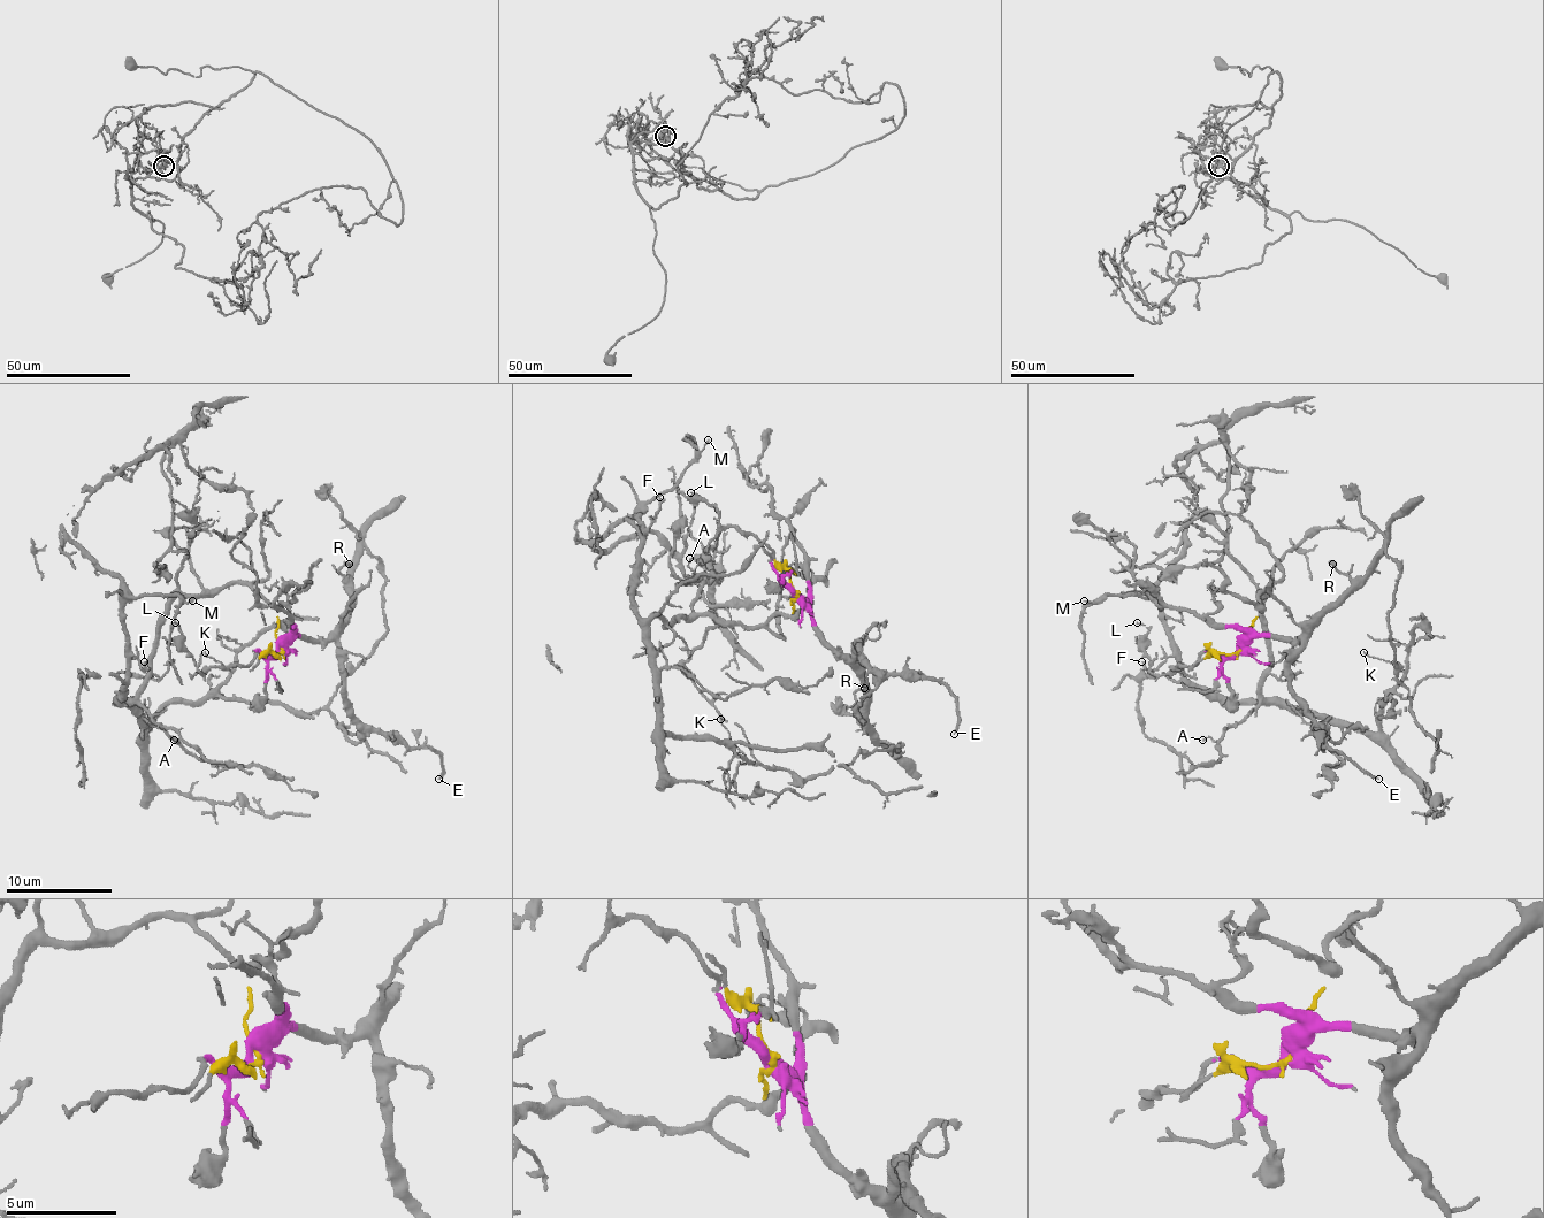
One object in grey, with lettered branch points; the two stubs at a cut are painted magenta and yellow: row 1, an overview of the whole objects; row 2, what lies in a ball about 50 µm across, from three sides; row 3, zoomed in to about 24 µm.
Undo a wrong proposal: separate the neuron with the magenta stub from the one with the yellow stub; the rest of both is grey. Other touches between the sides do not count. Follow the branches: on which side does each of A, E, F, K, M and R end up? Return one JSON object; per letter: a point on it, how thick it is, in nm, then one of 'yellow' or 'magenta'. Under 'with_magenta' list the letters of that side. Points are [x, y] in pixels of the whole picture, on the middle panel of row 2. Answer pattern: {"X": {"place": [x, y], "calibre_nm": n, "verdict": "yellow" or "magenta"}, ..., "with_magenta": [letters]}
{"A": {"place": [689, 558], "calibre_nm": 120, "verdict": "yellow"}, "E": {"place": [954, 734], "calibre_nm": 150, "verdict": "magenta"}, "F": {"place": [659, 497], "calibre_nm": 200, "verdict": "yellow"}, "K": {"place": [720, 719], "calibre_nm": 110, "verdict": "yellow"}, "M": {"place": [708, 439], "calibre_nm": 110, "verdict": "yellow"}, "R": {"place": [864, 688], "calibre_nm": 280, "verdict": "magenta"}, "with_magenta": ["E", "R"]}

